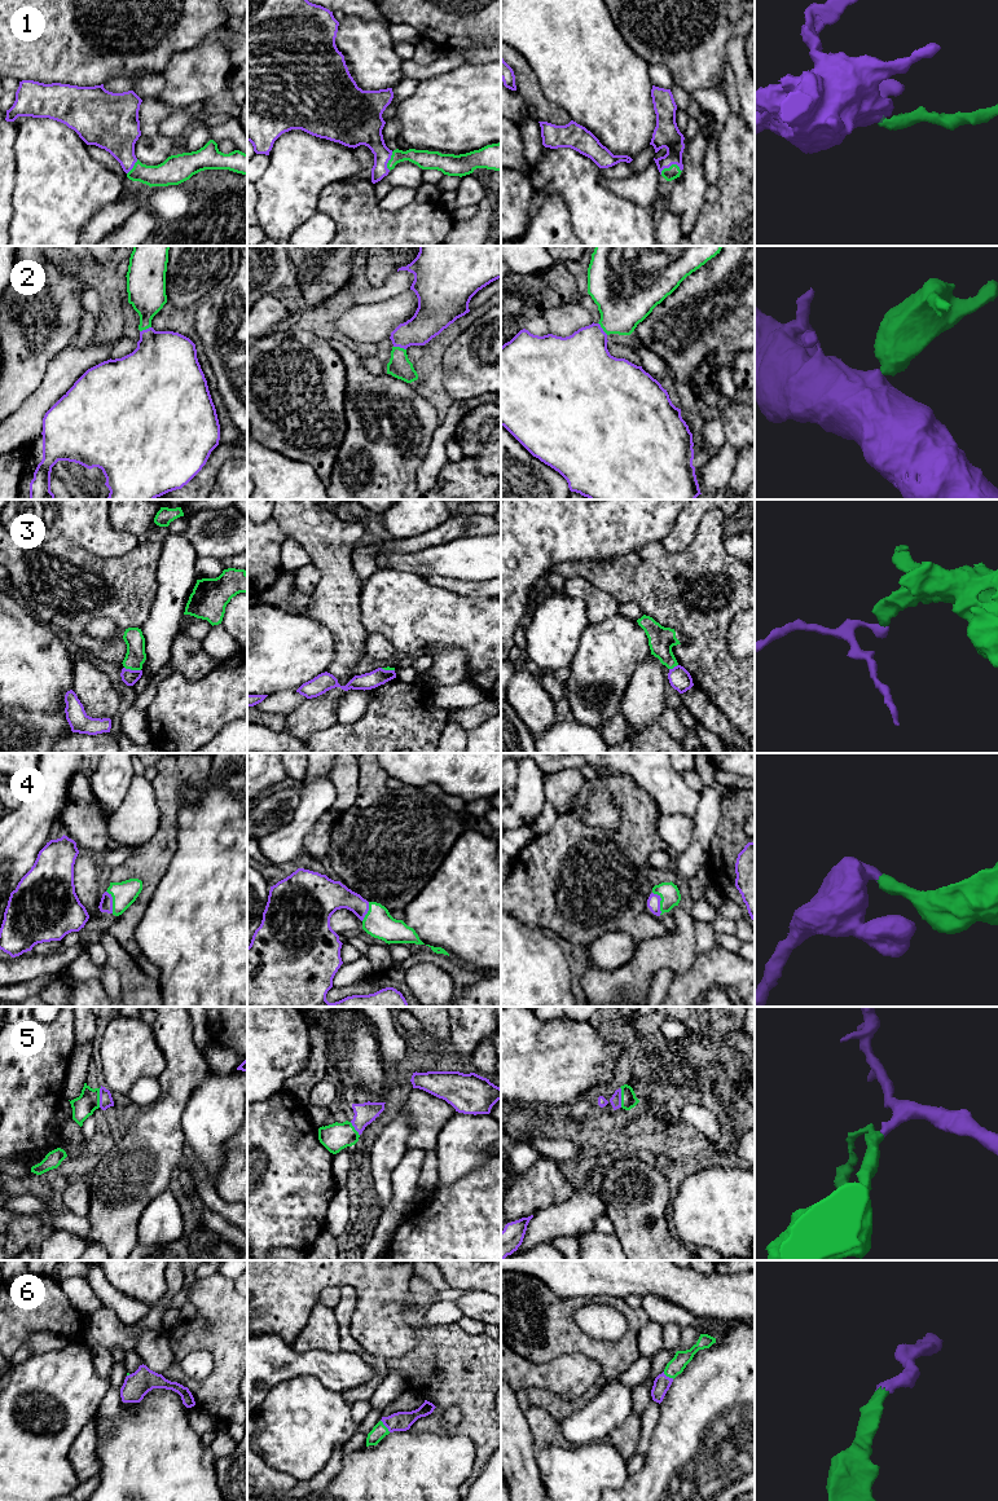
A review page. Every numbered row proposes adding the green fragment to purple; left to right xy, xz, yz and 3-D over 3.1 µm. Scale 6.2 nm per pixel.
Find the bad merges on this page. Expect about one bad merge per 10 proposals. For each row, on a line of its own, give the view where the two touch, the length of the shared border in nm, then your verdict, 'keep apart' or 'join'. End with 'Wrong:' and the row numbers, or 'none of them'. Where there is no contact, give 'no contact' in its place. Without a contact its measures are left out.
1: yz | 140 nm | join
2: xz | 80 nm | join
3: xy | 110 nm | keep apart
4: yz | 150 nm | join
5: xy | 130 nm | join
6: xz | 100 nm | join
Wrong: 3

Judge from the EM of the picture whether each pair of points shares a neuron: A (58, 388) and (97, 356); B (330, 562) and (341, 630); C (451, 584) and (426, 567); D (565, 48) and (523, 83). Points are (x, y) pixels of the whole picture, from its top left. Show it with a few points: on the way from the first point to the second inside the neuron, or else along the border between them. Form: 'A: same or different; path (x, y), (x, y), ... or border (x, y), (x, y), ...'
A: same; path (65, 378), (87, 357)
B: same; path (337, 579), (337, 608), (339, 613)
C: different; border (427, 579), (445, 576), (467, 582)
D: different; border (517, 49), (527, 61), (543, 95), (549, 101)

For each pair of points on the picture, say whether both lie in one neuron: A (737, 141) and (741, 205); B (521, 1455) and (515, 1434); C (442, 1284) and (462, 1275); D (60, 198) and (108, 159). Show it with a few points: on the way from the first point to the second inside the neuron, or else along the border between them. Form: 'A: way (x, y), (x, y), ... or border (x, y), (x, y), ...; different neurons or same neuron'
A: way (737, 157), (737, 189); same neuron
B: way (515, 1449), (515, 1439); same neuron
C: border (440, 1273), (451, 1288); different neurons
D: border (86, 145), (95, 159), (124, 183); different neurons

